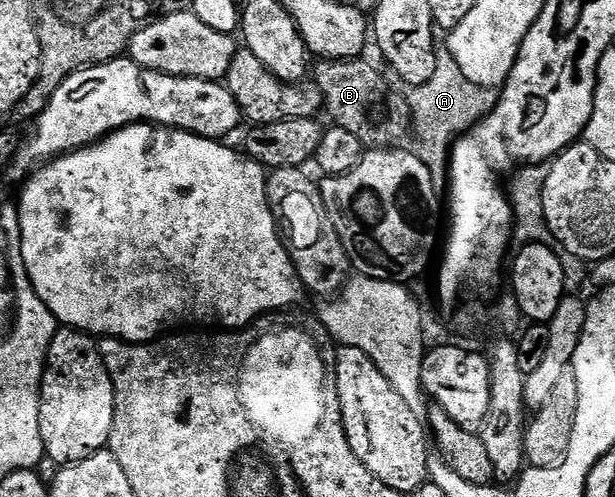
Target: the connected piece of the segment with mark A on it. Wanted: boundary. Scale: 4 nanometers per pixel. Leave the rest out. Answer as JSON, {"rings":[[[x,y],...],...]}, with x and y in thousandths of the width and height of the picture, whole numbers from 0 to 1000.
{"rings":[[[717,97],[711,101],[707,147],[701,161],[694,161],[694,169],[686,173],[670,175],[663,187],[665,229],[672,235],[668,270],[673,280],[680,278],[676,300],[683,304],[683,322],[694,346],[701,346],[706,376],[722,376],[738,286],[761,270],[782,239],[802,223],[802,211],[811,195],[810,183],[766,169],[766,161],[753,153],[746,129],[740,129],[740,121],[730,111],[728,99]]]}

